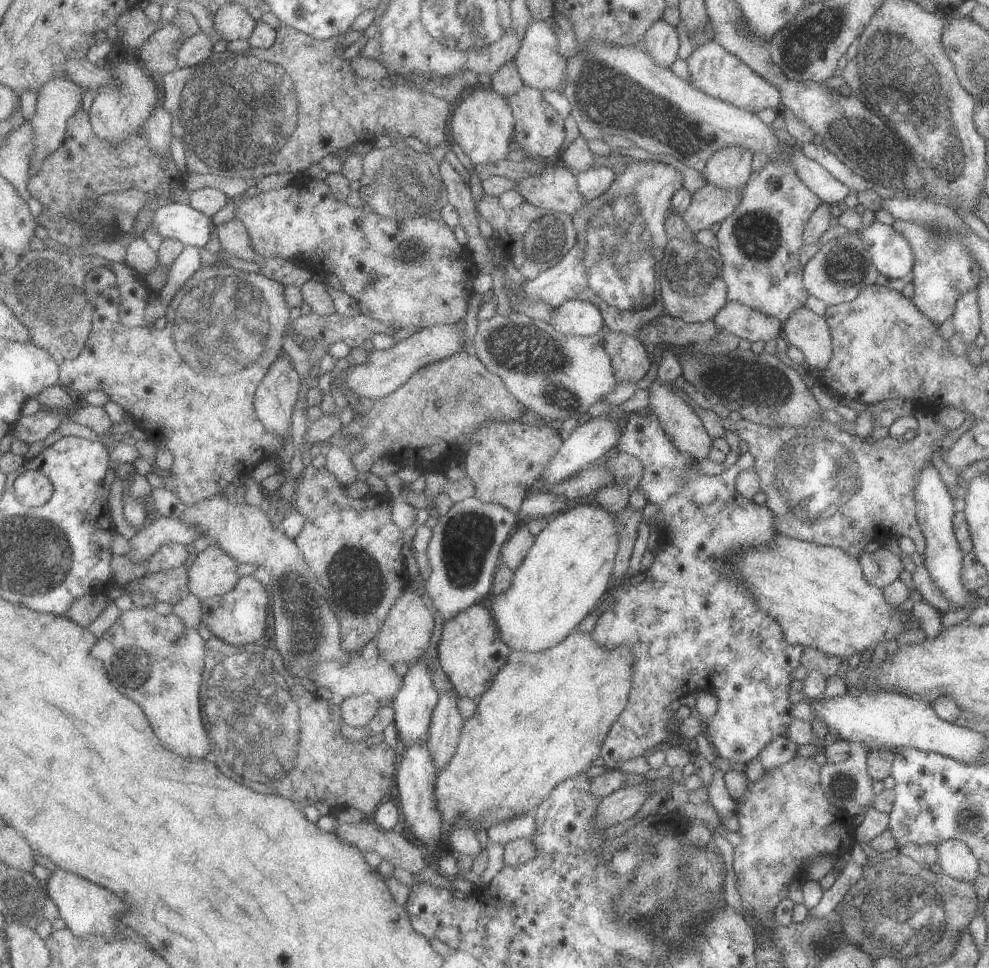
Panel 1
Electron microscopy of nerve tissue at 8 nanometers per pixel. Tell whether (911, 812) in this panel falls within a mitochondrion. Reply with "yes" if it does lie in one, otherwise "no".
no

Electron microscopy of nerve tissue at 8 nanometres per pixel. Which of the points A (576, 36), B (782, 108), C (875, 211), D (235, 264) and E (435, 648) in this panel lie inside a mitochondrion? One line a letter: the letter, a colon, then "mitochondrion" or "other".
A: other
B: other
C: other
D: other
E: other

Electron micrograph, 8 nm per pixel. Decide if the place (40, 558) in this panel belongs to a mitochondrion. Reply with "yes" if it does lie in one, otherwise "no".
yes

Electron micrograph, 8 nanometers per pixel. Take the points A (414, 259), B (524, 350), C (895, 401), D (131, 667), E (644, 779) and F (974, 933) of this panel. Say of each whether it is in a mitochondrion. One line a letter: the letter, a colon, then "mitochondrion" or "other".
A: mitochondrion
B: mitochondrion
C: other
D: mitochondrion
E: other
F: other

